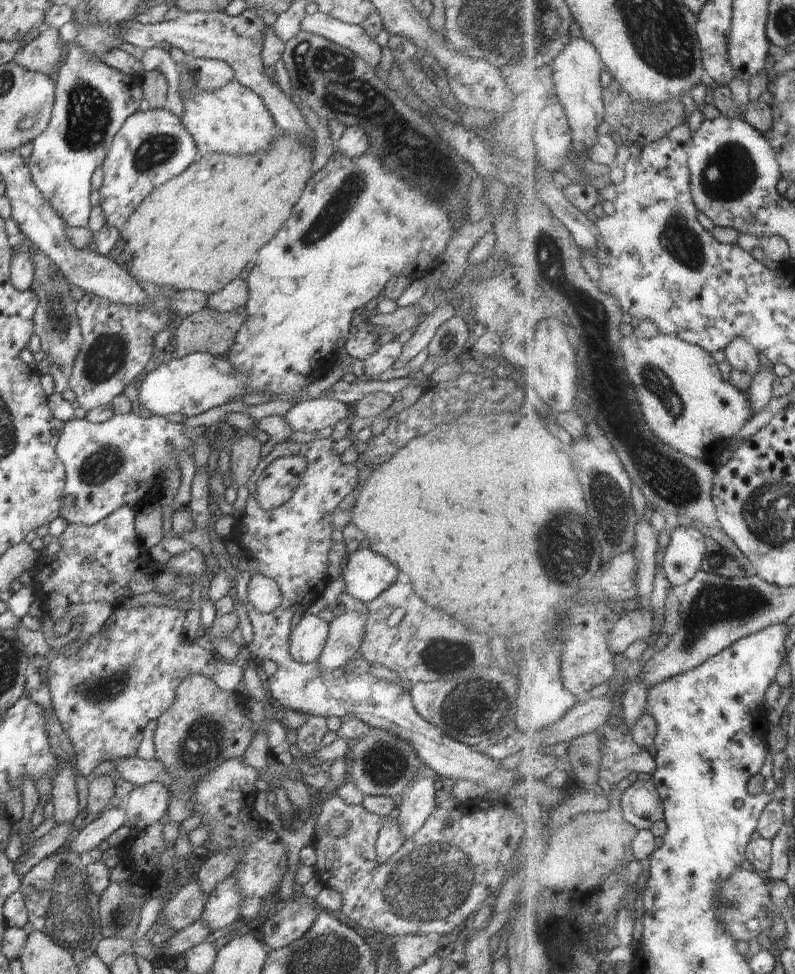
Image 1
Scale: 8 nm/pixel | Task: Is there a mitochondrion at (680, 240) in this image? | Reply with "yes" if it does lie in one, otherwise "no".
yes

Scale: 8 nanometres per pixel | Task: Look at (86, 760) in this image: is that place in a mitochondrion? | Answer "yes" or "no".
no

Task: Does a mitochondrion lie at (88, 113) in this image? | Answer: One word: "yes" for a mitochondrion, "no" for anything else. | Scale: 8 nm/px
yes

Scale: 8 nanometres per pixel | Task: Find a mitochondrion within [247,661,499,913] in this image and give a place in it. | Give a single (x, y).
(384, 763)

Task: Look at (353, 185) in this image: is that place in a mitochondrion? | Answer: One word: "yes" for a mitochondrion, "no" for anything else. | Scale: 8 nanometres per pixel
yes

